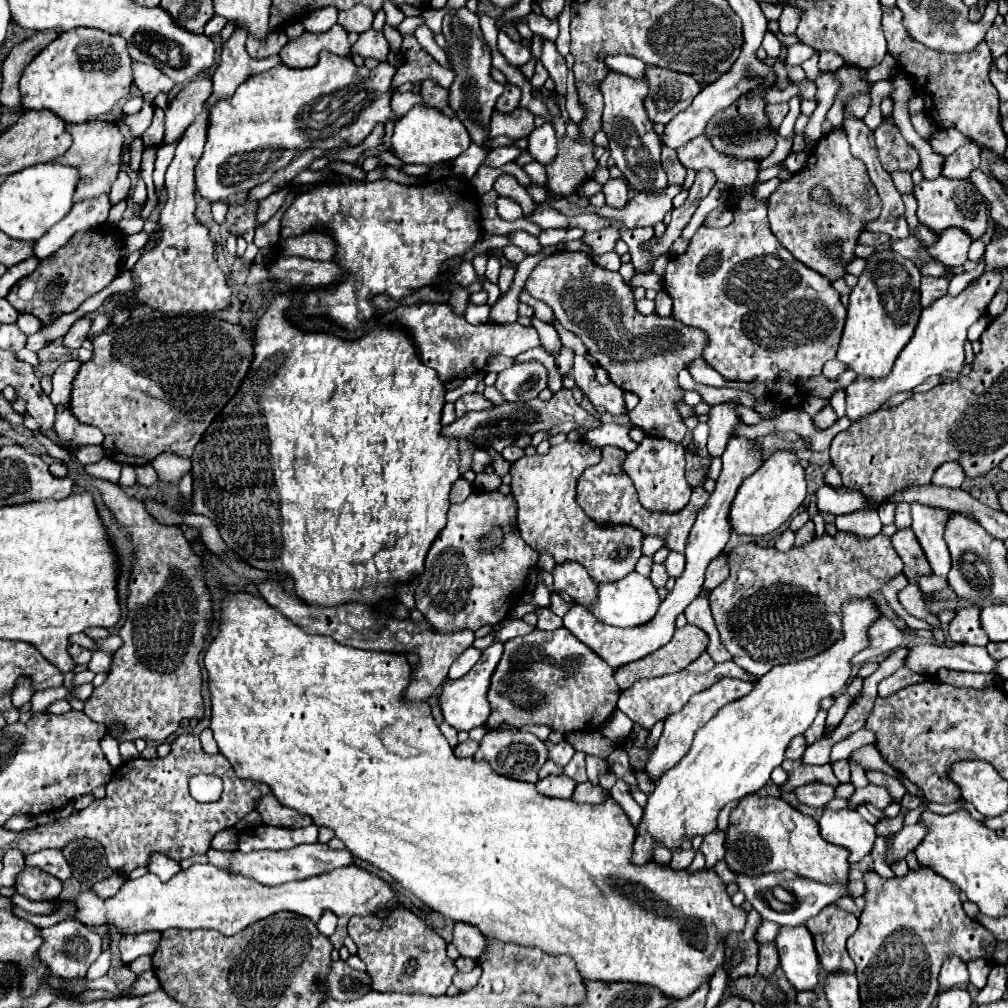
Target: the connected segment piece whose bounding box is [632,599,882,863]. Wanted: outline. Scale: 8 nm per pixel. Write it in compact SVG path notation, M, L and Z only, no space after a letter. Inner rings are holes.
M850 599L844 601L842 607L842 637L822 651L820 655L808 657L808 659L798 659L792 663L784 663L780 667L772 667L766 675L754 681L754 687L744 699L736 699L724 709L720 709L694 737L694 743L690 751L682 757L680 763L676 763L670 771L666 771L658 783L654 793L648 797L648 805L644 807L644 819L642 825L638 827L638 839L634 843L634 863L646 863L652 859L652 843L658 839L662 841L668 849L678 849L682 837L694 837L694 835L706 835L716 831L716 817L718 811L736 799L742 799L746 795L752 795L760 791L768 781L770 773L784 761L784 751L788 743L804 733L812 721L816 719L820 711L820 701L826 697L836 697L842 693L844 685L850 681L850 671L852 671L852 657L860 653L862 649L868 647L868 629L876 619L880 619L880 607L874 599Z

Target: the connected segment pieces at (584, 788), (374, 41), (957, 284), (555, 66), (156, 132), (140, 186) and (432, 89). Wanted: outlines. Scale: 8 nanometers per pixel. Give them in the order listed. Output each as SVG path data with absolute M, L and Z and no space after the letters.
M580 783L576 791L572 793L572 801L576 803L602 803L604 801L604 789L594 787L592 783Z
M374 29L360 33L358 41L350 47L350 57L360 55L362 59L372 57L372 59L376 59L376 61L386 61L386 59L388 59L388 53L390 53L388 41L384 39L382 33L374 31Z
M978 263L978 267L976 267L974 271L964 271L964 273L960 273L960 275L954 275L954 279L952 279L950 285L948 285L948 295L952 295L952 297L960 295L960 293L966 289L966 285L970 283L970 279L980 277L982 271L984 271L984 263Z
M542 39L540 63L548 69L550 77L554 79L554 83L556 83L556 93L558 93L558 95L564 95L564 93L566 93L566 73L568 73L568 67L566 67L564 57L556 51L554 41Z
M156 107L156 109L154 109L154 119L152 119L152 123L150 123L150 127L144 131L144 135L142 135L144 149L158 145L158 143L162 141L162 137L164 137L164 111L162 111L160 107Z
M140 170L137 172L138 182L134 190L132 191L131 198L134 203L138 205L144 205L147 200L147 189L146 185L140 175Z
M426 79L422 81L422 91L420 91L422 99L426 105L434 107L434 109L444 109L448 107L448 89L440 87L434 79Z

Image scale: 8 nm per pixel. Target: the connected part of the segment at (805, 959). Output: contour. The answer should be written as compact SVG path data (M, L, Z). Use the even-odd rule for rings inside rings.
M780 927L774 943L788 981L798 991L814 989L820 983L820 961L810 931L806 927Z

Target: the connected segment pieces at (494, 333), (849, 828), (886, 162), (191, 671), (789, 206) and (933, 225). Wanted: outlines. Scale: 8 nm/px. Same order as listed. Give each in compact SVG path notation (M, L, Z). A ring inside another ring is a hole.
M420 303L410 307L396 307L394 311L382 315L382 321L404 325L418 347L420 359L428 367L432 367L442 381L466 379L476 371L482 371L486 367L486 361L494 355L516 357L518 353L540 345L534 327L522 327L520 323L472 325L462 315L458 315L450 303Z
M826 809L818 825L826 841L846 847L850 851L850 863L856 863L864 855L868 855L876 839L874 825L864 821L858 811L850 809L840 809L840 811Z
M882 121L882 125L874 131L874 137L876 143L880 143L880 163L884 169L888 169L888 173L896 169L912 173L918 167L918 151L908 145L906 139L902 139L896 123Z
M90 479L86 483L86 489L88 485L92 485L102 495L102 501L106 503L106 507L114 513L120 527L130 535L132 545L134 545L134 561L132 561L132 573L128 579L128 601L126 601L128 615L126 615L126 623L118 631L124 643L112 655L112 667L106 681L94 689L94 693L85 702L83 711L92 720L104 723L107 728L116 721L124 723L126 733L120 737L120 741L136 741L138 737L150 739L150 741L164 741L178 729L182 719L204 717L202 673L198 665L198 655L204 647L204 641L210 633L210 625L214 621L212 597L206 585L206 567L202 559L196 553L192 553L188 539L184 537L180 527L160 525L146 511L144 503L130 499L120 489L120 485L102 481L102 479Z
M834 129L834 131L826 133L822 139L818 139L818 143L812 147L812 151L808 155L806 165L798 173L794 173L788 181L784 181L768 197L768 219L770 219L772 233L798 261L802 261L806 267L814 269L816 273L824 275L830 283L846 277L846 265L856 259L854 249L858 245L858 235L860 235L860 231L864 231L868 221L878 218L880 209L882 209L880 197L878 197L876 189L872 187L872 181L868 179L864 163L860 163L860 159L852 157L844 129ZM818 185L822 185L826 189L828 199L830 199L828 203L822 203L812 197L812 189Z
M924 179L914 187L914 197L918 201L918 221L928 225L934 233L948 227L962 227L972 235L972 239L978 239L986 231L986 199L980 195L980 191L976 191L970 179Z

